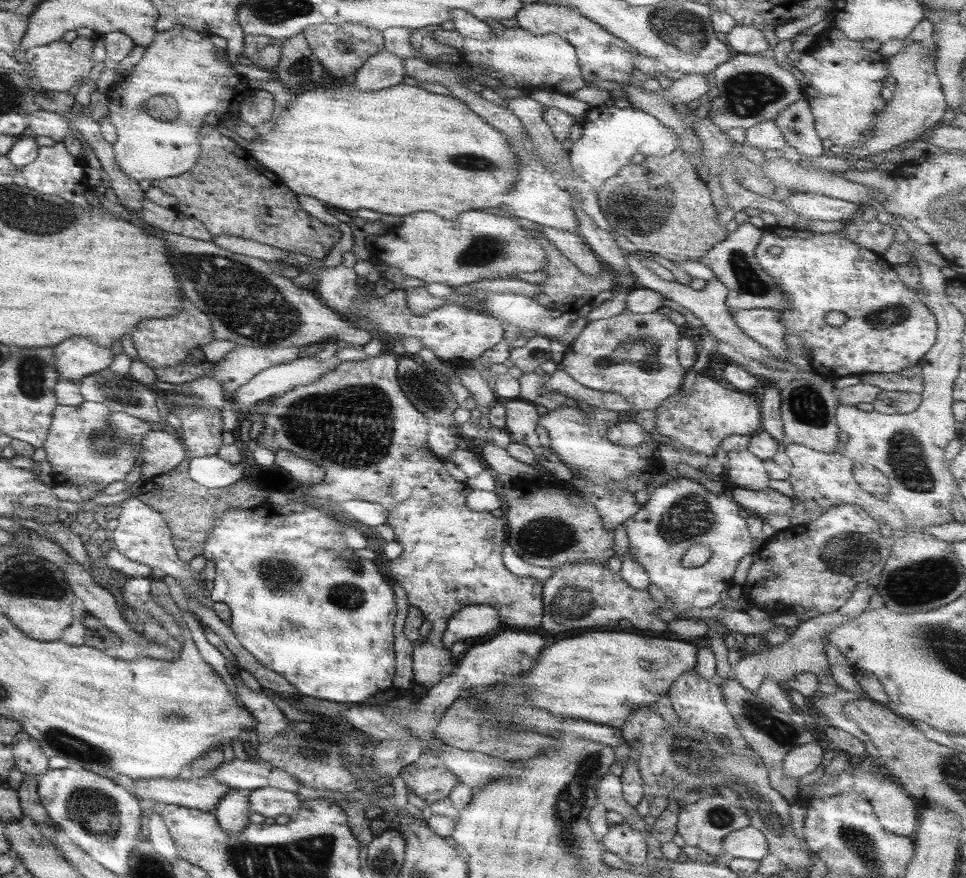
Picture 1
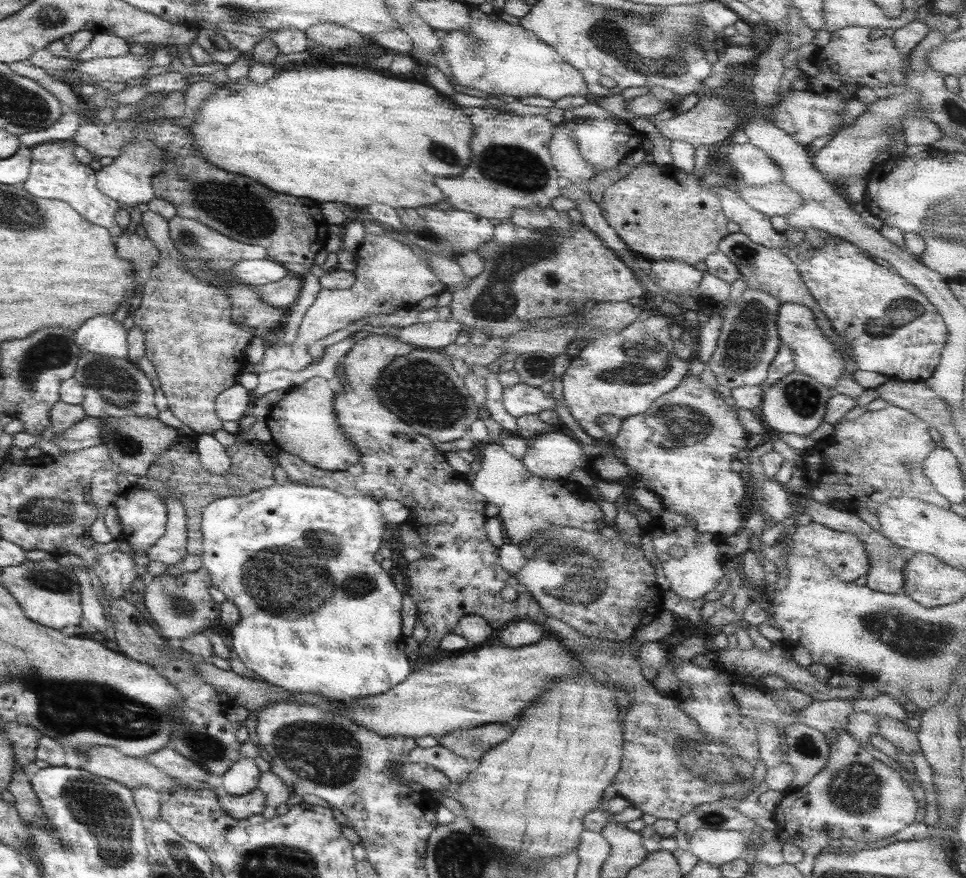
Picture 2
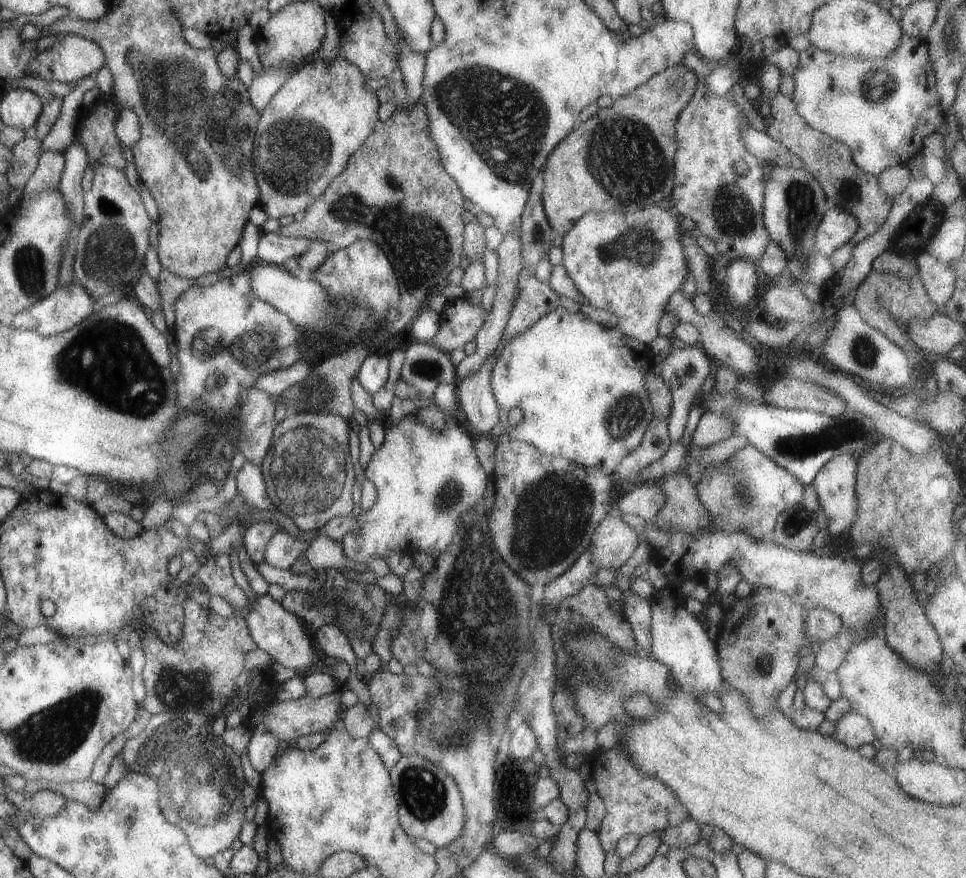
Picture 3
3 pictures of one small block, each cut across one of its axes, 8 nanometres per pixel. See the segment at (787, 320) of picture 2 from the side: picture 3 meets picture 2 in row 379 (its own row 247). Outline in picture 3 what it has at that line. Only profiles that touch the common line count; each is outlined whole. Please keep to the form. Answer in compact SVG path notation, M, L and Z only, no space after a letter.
M828 206L814 236L814 246L828 256L846 244L858 232L858 220L840 206Z

